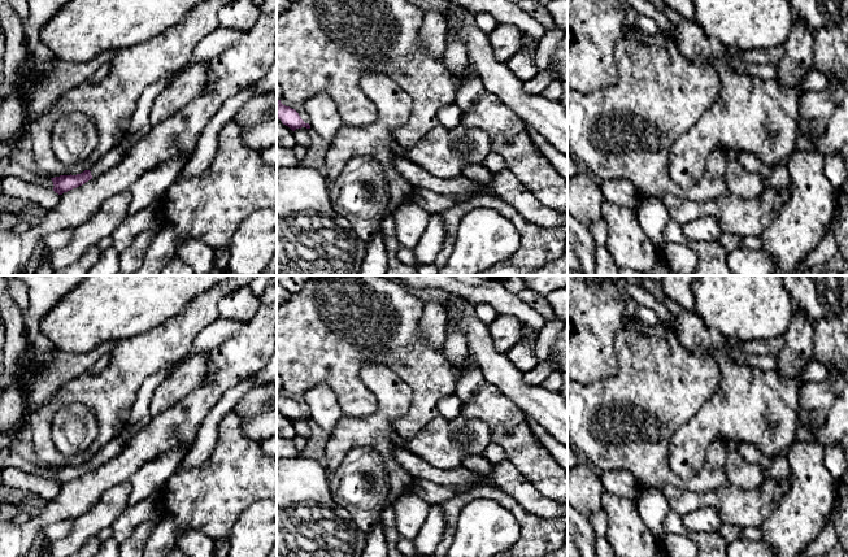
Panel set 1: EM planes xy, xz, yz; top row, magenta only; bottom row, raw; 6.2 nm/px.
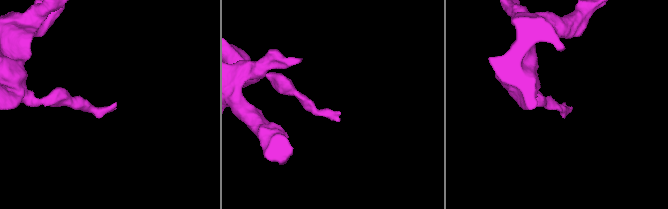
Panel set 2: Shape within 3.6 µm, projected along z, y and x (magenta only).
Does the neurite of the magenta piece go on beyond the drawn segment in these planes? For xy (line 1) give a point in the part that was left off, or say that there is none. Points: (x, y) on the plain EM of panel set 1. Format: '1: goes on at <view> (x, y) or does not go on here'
1: goes on at xy (111, 449)

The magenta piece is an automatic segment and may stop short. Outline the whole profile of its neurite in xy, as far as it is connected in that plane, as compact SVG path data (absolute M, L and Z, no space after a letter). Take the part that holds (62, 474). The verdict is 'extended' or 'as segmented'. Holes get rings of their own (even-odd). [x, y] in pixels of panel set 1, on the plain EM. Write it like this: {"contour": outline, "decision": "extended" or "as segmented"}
{"contour": "M117 436L101 447L90 461L84 461L77 466L60 466L51 469L53 473L53 482L58 486L77 479L92 469L101 466L104 462L116 457L126 445L127 439Z", "decision": "extended"}

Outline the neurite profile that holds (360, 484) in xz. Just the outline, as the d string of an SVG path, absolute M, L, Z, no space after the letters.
M370 445L349 449L330 475L329 487L332 501L344 508L356 527L365 534L380 521L391 491L382 454Z

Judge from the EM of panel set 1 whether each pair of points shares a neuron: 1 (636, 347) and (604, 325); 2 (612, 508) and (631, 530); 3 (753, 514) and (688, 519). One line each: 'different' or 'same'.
1: different
2: same
3: different

